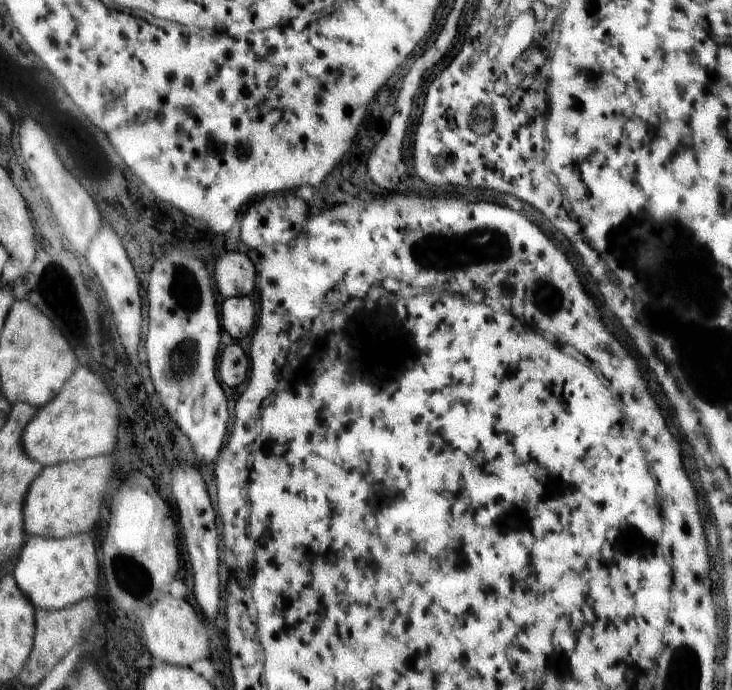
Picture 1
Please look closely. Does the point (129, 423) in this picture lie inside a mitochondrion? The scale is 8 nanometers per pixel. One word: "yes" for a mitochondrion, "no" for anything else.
no

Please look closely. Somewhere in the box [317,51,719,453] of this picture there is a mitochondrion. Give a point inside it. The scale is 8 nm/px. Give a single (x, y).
(483, 117)

